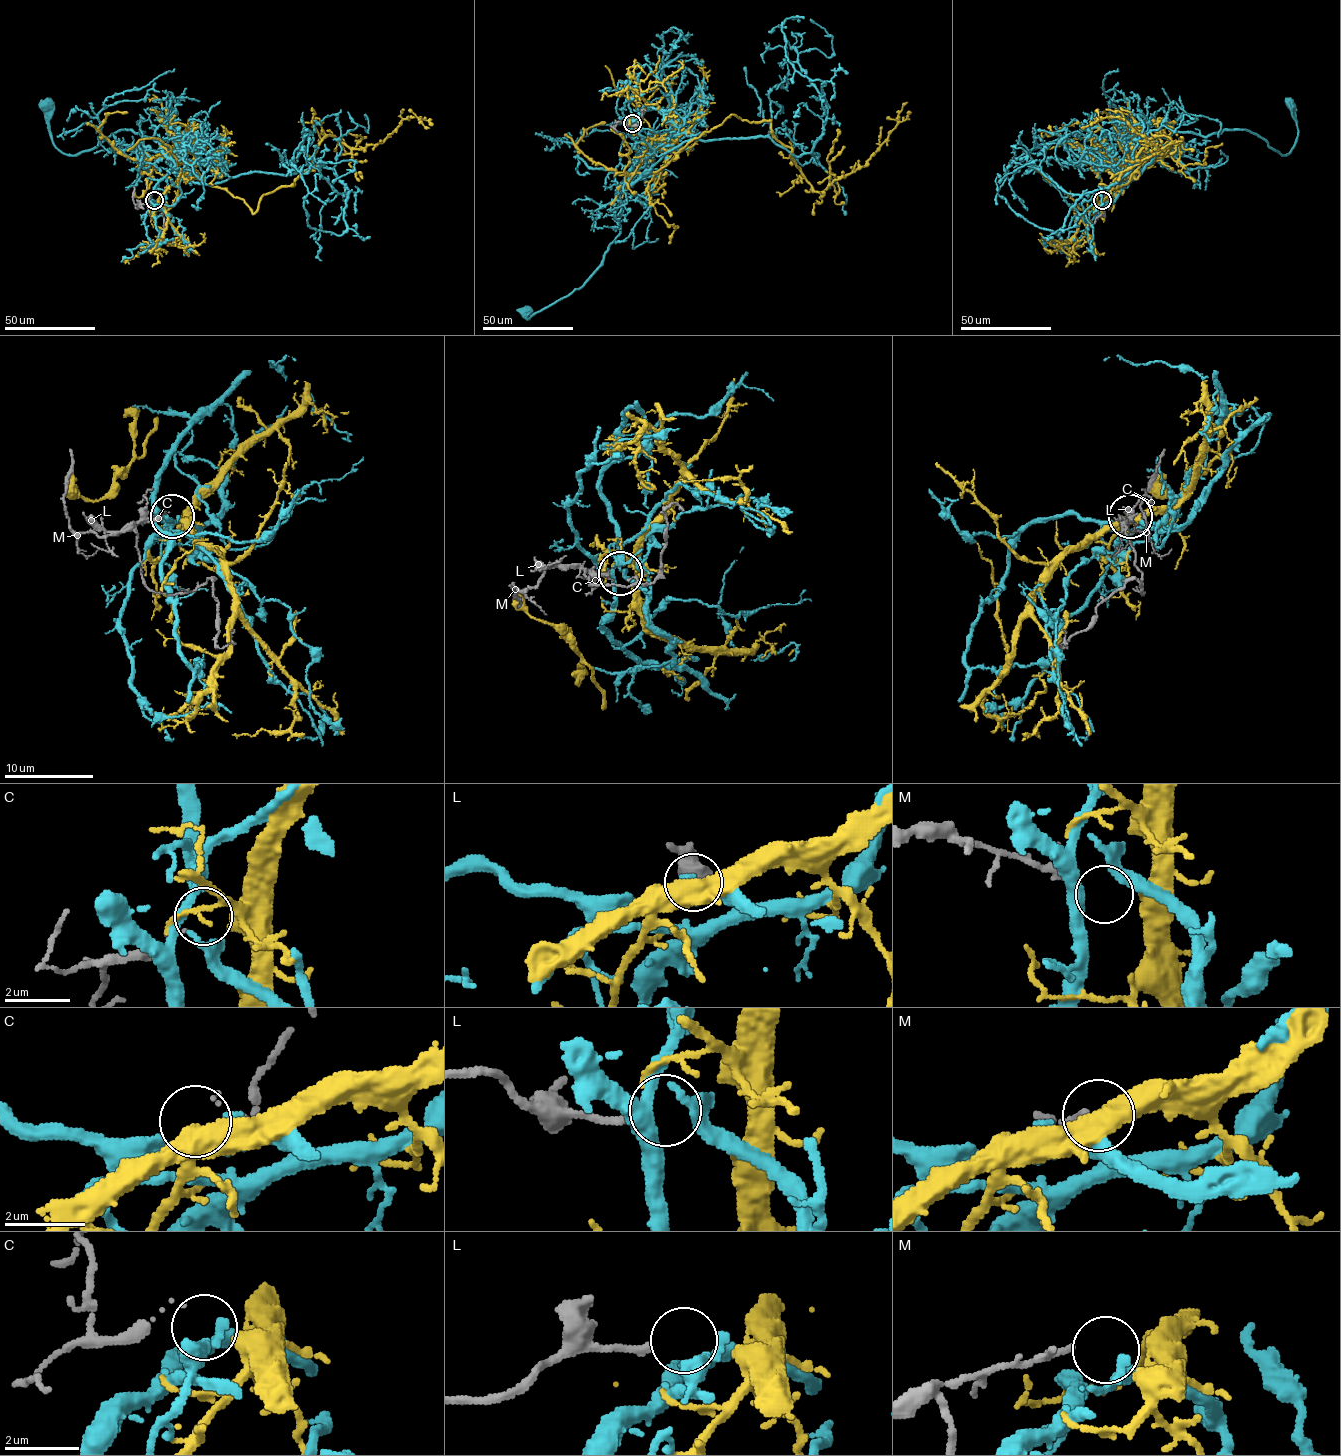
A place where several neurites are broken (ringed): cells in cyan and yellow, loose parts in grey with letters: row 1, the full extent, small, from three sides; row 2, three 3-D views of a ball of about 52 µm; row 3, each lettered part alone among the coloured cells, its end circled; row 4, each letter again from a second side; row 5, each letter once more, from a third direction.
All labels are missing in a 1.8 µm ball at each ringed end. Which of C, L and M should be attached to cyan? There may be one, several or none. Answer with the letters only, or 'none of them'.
L

